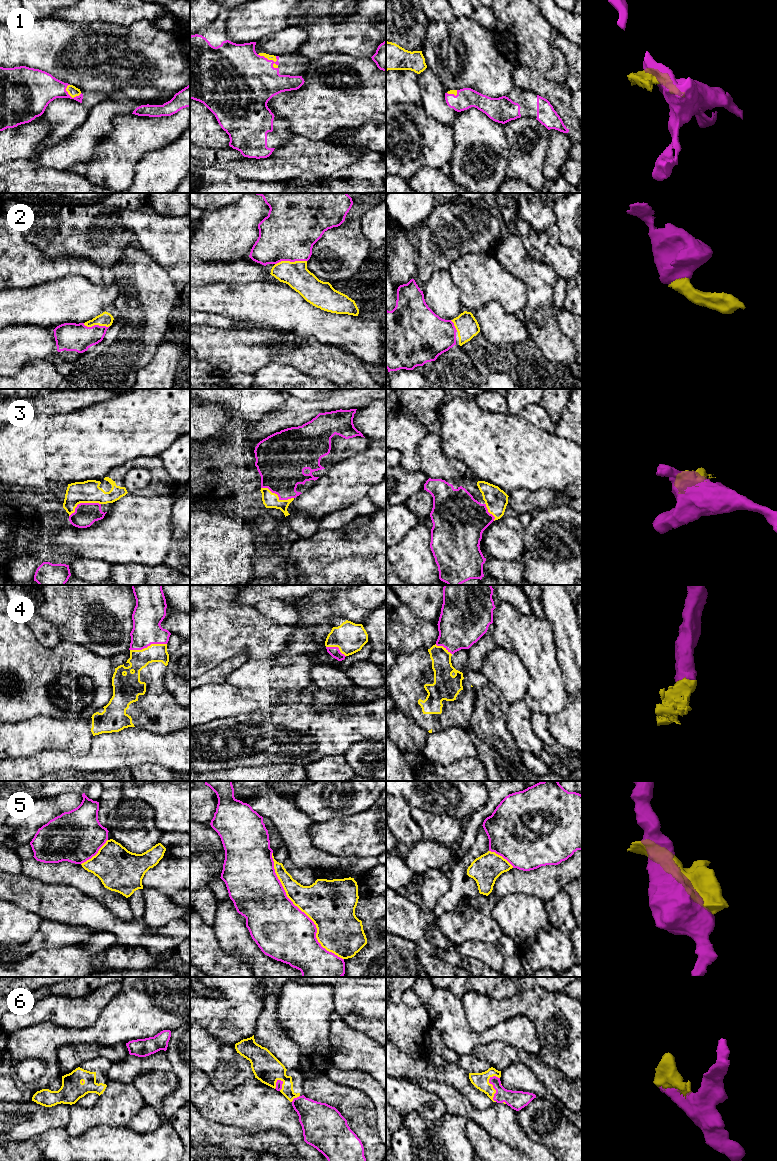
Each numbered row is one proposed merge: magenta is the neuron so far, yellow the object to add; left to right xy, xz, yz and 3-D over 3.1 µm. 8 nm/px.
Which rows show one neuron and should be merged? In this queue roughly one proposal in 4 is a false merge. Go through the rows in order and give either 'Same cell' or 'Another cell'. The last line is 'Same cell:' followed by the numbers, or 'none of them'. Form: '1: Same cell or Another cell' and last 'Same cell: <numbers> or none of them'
1: Same cell
2: Same cell
3: Same cell
4: Same cell
5: Another cell
6: Same cell
Same cell: 1, 2, 3, 4, 6

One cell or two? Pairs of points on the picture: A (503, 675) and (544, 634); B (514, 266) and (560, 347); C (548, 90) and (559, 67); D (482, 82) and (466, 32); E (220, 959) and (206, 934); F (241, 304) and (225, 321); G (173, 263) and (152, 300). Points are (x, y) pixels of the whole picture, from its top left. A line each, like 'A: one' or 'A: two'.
A: two
B: one
C: two
D: one
E: one
F: two
G: two

